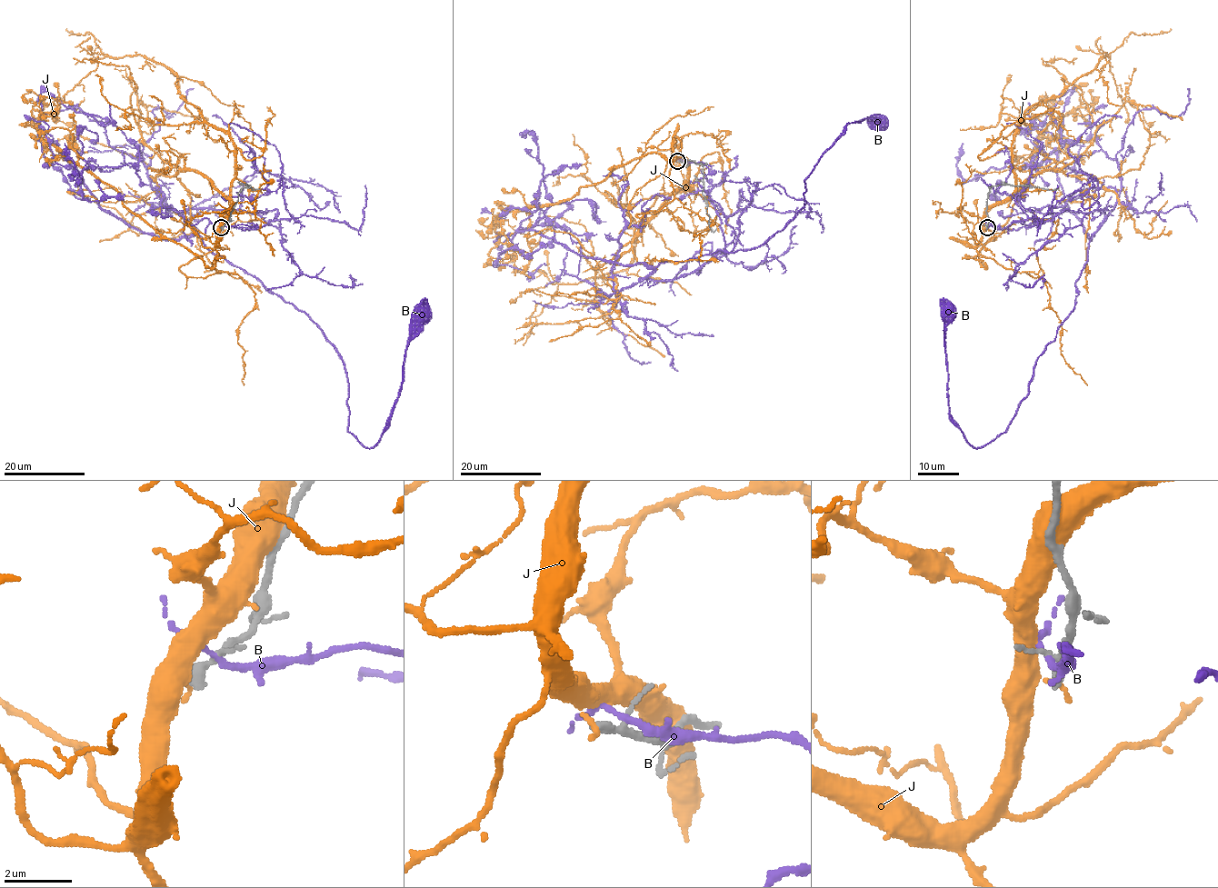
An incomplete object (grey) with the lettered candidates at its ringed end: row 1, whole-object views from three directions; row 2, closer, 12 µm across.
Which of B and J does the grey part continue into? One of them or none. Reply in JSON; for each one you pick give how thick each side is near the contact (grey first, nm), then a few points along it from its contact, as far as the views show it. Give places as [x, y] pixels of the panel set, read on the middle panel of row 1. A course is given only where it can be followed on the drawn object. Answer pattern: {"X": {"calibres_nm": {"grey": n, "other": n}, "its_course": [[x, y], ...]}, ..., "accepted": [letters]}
{"accepted": []}

